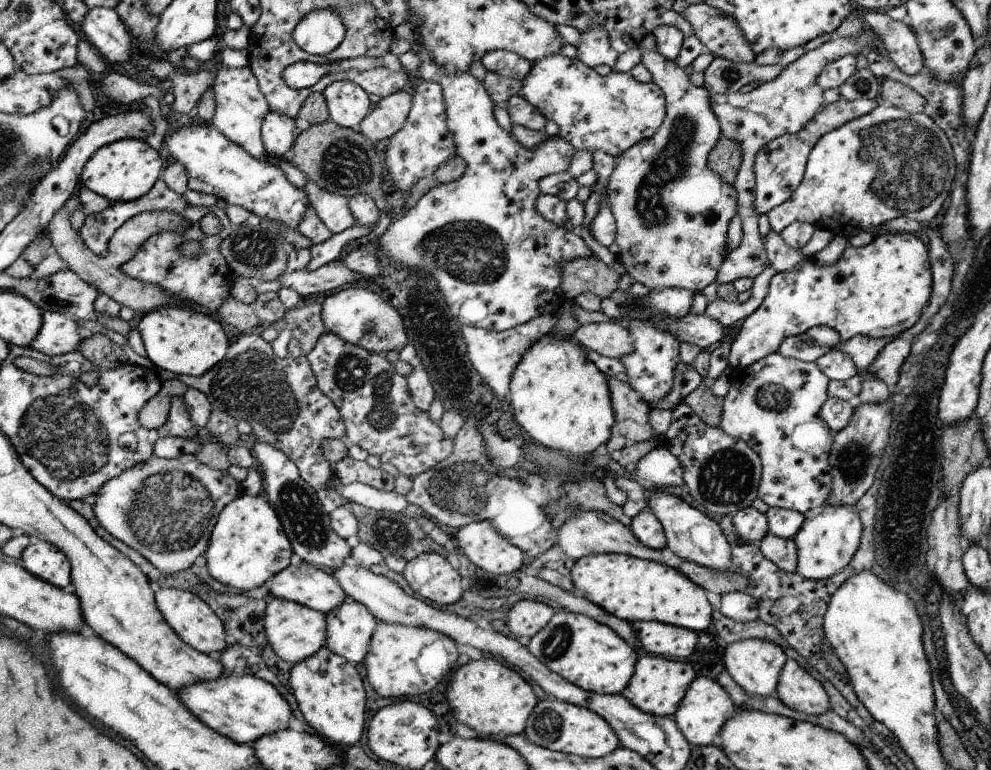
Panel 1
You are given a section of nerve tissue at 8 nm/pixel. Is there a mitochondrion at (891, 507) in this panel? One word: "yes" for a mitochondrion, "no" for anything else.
yes

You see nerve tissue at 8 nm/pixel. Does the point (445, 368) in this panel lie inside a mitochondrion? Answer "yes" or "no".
yes

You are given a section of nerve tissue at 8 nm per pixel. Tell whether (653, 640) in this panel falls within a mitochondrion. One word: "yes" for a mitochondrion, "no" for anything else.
no

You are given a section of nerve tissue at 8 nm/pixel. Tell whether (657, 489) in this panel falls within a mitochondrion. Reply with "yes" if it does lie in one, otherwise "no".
no

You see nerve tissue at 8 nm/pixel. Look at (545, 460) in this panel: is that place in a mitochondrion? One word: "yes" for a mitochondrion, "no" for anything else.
no

